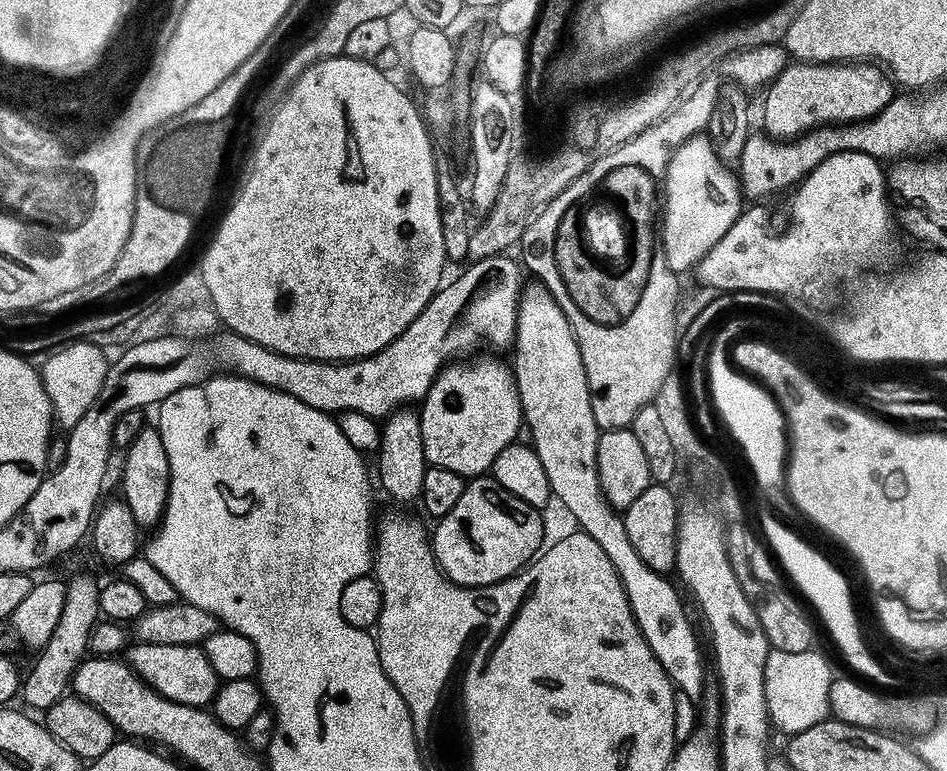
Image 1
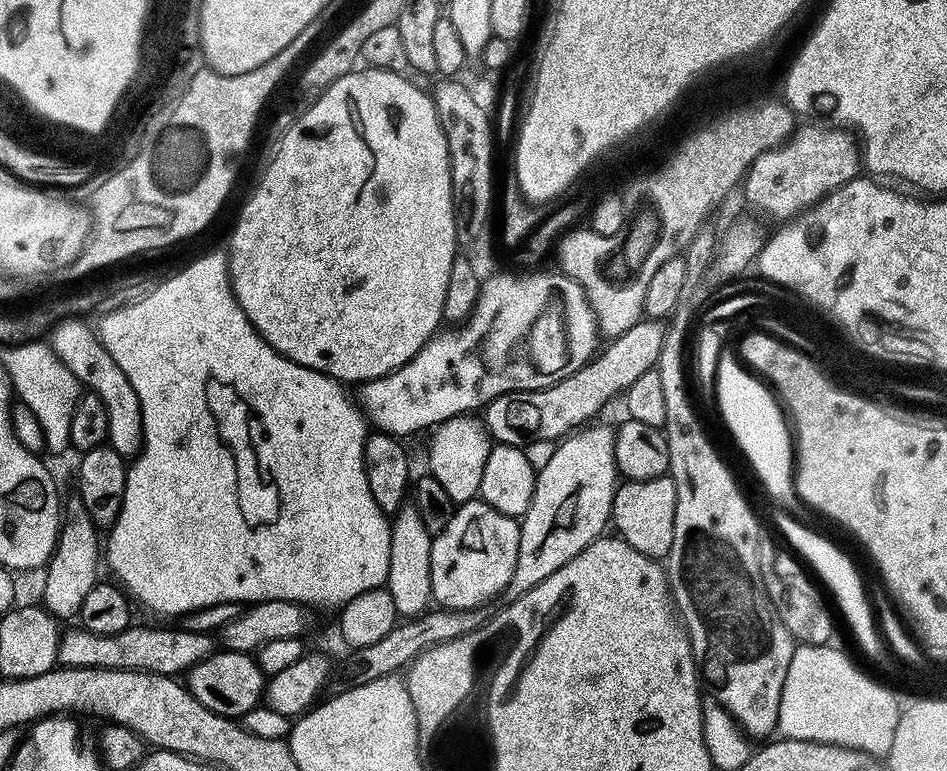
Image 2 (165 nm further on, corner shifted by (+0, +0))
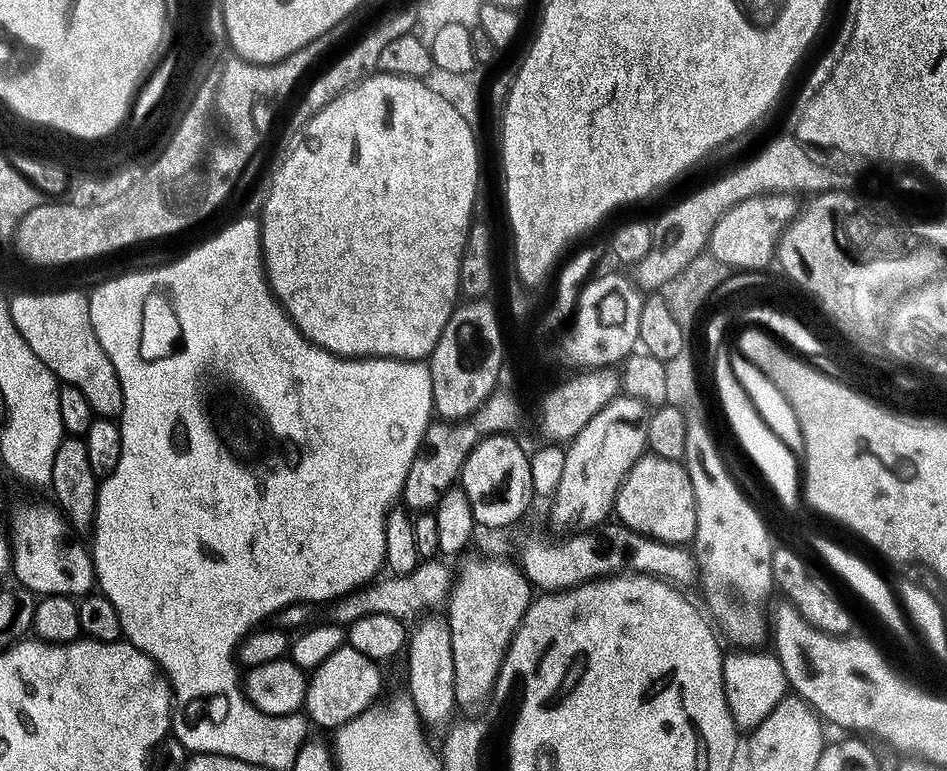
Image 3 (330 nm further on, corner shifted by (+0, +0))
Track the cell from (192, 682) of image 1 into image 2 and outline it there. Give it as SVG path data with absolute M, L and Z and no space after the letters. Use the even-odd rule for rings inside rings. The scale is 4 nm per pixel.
M230 650L215 651L209 657L191 666L187 671L186 687L198 702L212 713L242 718L255 711L263 699L266 677L259 661L249 653Z

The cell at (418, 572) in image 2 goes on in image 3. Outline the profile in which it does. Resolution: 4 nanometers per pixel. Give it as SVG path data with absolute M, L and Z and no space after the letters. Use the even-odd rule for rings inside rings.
M424 614L415 621L416 629L413 627L409 631L406 645L409 692L407 695L420 715L420 723L428 730L440 727L443 729L453 719L452 711L457 711L458 708L454 690L454 637L448 625L447 615L432 615L436 614Z

